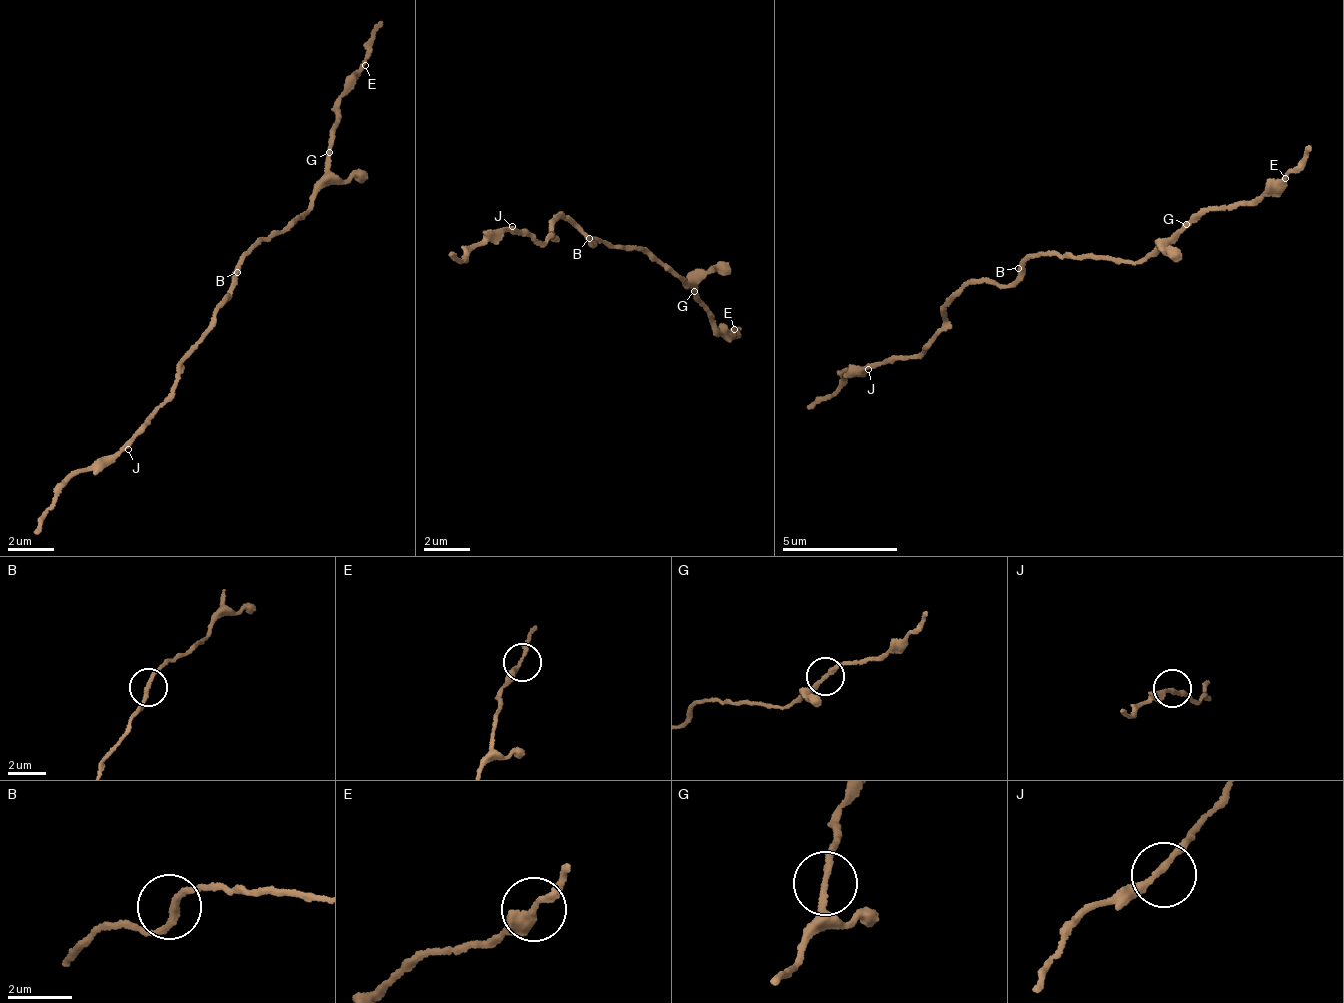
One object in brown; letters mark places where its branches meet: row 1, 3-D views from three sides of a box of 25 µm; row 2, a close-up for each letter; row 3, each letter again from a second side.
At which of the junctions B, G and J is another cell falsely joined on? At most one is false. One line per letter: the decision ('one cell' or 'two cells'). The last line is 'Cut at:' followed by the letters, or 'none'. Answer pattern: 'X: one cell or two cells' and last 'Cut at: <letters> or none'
B: one cell
G: one cell
J: one cell
Cut at: none

